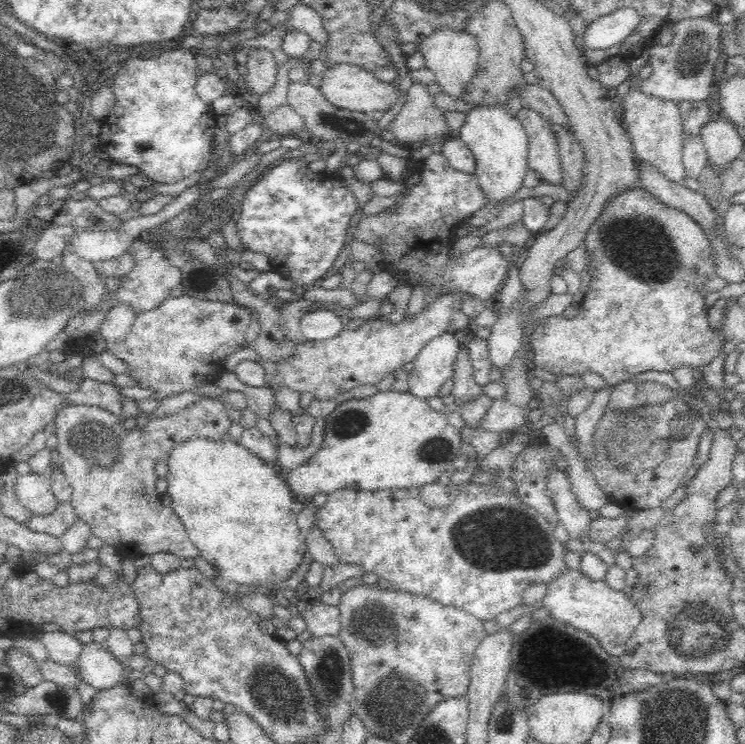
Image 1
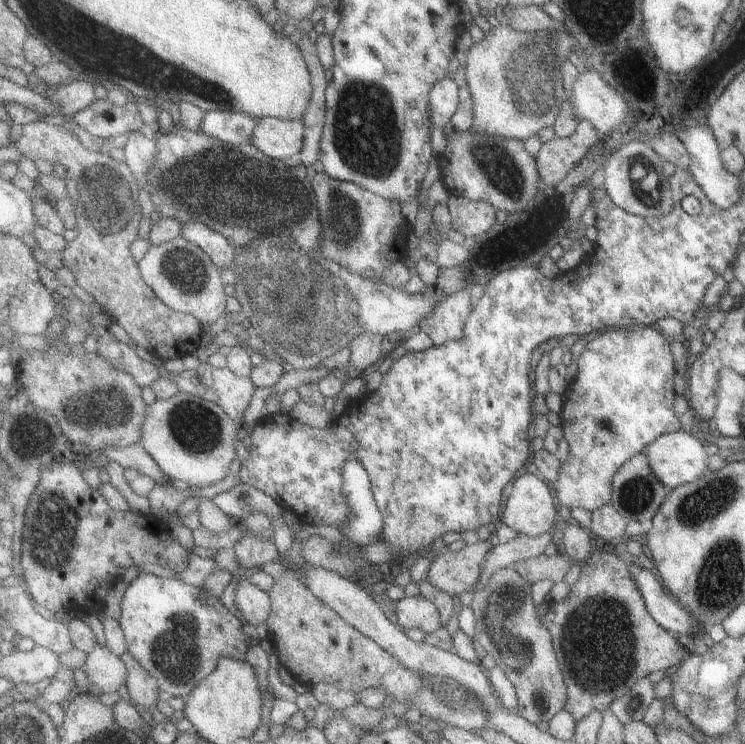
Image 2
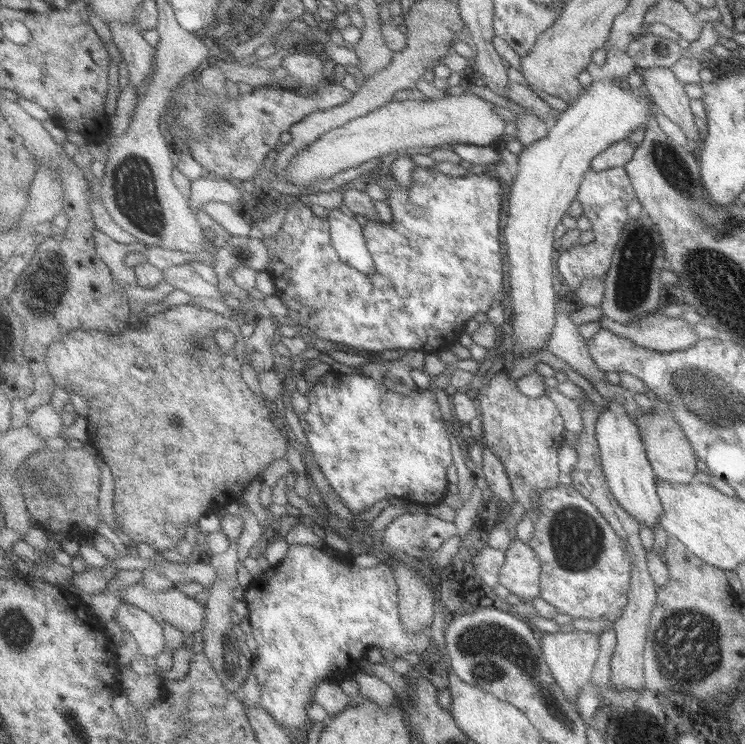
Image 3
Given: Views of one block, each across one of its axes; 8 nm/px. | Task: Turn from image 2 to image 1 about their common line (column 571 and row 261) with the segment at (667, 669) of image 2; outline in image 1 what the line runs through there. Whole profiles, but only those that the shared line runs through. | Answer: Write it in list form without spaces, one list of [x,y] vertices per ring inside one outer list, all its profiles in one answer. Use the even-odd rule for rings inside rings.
[[[632,188],[624,194],[616,194],[612,198],[612,202],[608,202],[608,206],[604,208],[604,212],[600,214],[600,220],[592,224],[588,236],[586,236],[586,256],[588,260],[588,270],[586,270],[586,286],[584,292],[578,296],[578,316],[566,320],[562,316],[552,316],[548,320],[544,320],[544,324],[532,334],[532,362],[534,366],[538,366],[544,372],[550,372],[552,376],[582,376],[586,372],[598,374],[606,380],[608,386],[616,386],[620,382],[630,380],[632,376],[644,374],[644,372],[660,372],[660,374],[674,374],[680,368],[692,368],[694,370],[694,384],[692,384],[692,392],[690,396],[698,396],[700,398],[700,390],[706,390],[708,386],[698,386],[700,380],[704,380],[704,372],[702,368],[708,366],[710,362],[714,362],[714,358],[718,358],[724,352],[724,336],[722,332],[716,332],[710,328],[708,322],[708,308],[706,308],[706,296],[698,294],[698,286],[704,284],[706,280],[712,280],[716,276],[714,272],[714,260],[712,260],[712,252],[710,252],[710,240],[704,234],[704,230],[682,210],[660,202],[650,190],[646,188]]]

